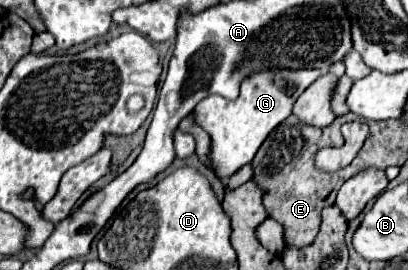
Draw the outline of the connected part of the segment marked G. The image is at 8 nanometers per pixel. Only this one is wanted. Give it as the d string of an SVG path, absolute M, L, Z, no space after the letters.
M263 70L247 76L241 82L241 92L237 100L227 100L221 96L207 96L193 108L193 122L211 134L211 164L219 178L229 178L243 164L251 162L257 148L269 136L269 132L279 126L293 110L293 102L313 84L321 72L317 70Z

